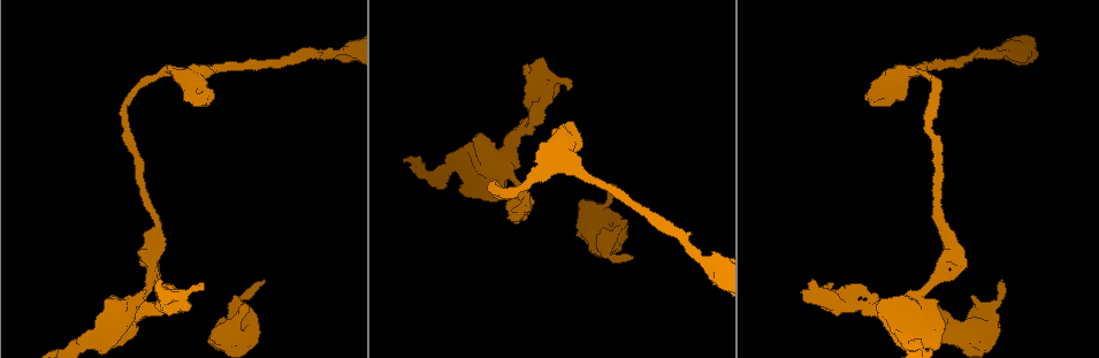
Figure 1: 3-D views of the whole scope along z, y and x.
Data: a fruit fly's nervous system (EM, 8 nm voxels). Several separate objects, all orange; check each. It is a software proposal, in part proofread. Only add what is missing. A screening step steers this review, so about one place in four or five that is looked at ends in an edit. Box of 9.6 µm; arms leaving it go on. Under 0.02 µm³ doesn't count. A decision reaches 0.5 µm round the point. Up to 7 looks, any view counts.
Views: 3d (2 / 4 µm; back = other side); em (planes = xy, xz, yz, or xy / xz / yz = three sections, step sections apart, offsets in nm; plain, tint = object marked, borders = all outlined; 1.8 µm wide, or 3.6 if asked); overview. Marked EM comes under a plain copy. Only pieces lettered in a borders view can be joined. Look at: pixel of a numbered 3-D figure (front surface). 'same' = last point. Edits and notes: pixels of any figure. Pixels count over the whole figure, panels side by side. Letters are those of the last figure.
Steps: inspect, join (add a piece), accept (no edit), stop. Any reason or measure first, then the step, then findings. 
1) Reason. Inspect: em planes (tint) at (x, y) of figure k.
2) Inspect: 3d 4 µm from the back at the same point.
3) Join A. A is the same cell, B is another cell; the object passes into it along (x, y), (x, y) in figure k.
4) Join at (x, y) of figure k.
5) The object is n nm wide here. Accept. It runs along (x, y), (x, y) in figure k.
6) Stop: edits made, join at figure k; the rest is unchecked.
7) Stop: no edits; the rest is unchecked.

A fork. Inspect: em xz step 8 (tint) at (864, 306) of figure 1.

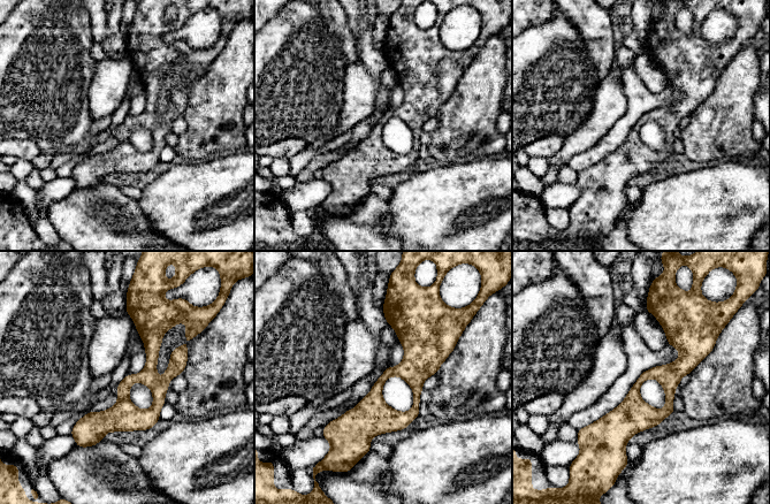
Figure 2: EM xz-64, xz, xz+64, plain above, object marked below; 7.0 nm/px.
Cut it another way. Inspect: em planes (borders) at the same point.

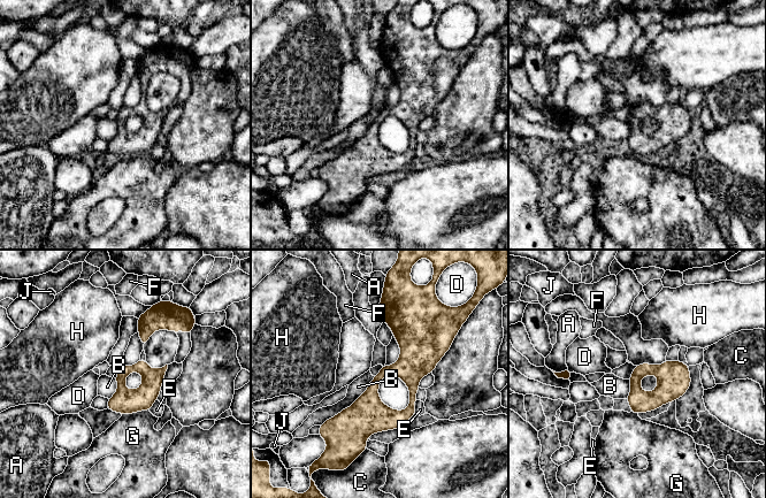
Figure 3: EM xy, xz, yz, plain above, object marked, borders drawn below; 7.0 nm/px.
The object is 130 nm wide here. Accept. A, B, C, D, E, F, G, H and J are other cells; it runs along (385, 309), (406, 358), (375, 382), (362, 445) in figure 3; no lettered piece goes on from it.

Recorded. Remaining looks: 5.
Branch stops here. Inspect: 3d 2 µm at (246, 304) of figure 1.

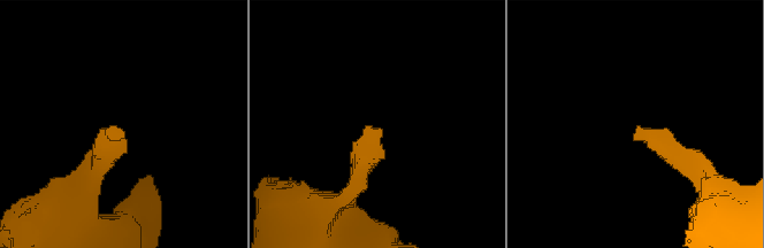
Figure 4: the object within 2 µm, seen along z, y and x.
Shape alone is not enough. Inspect: em xz step 8 (borders) at (379, 129) of figure 4.

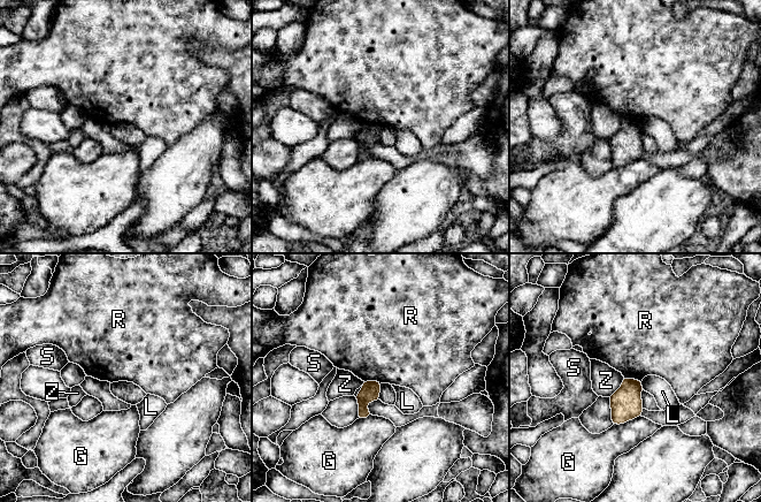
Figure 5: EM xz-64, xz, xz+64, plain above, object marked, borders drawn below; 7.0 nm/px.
Cut it another way. Inspect: em planes (borders) at the same point.

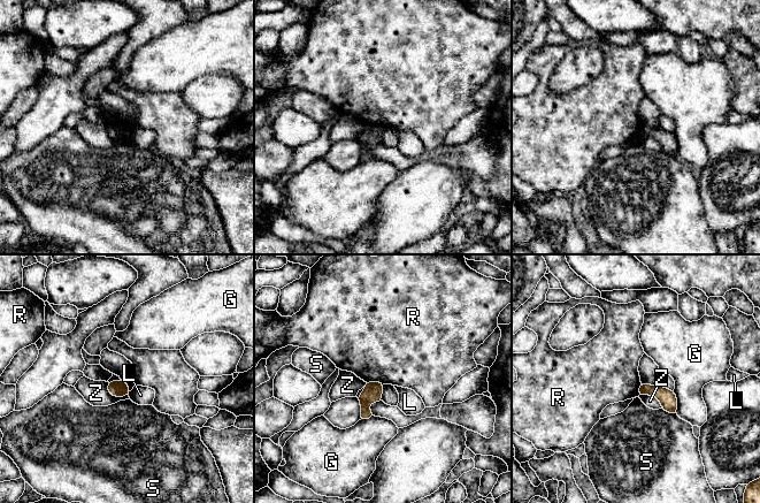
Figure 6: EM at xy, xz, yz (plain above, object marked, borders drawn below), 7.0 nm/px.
Accept. G, L, R, S and Z are other cells; a border runs along (366, 381), (381, 381), (384, 383) in figure 6; no lettered piece goes on from it.

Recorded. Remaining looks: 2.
Stop: no edits; the rest is unchecked.

